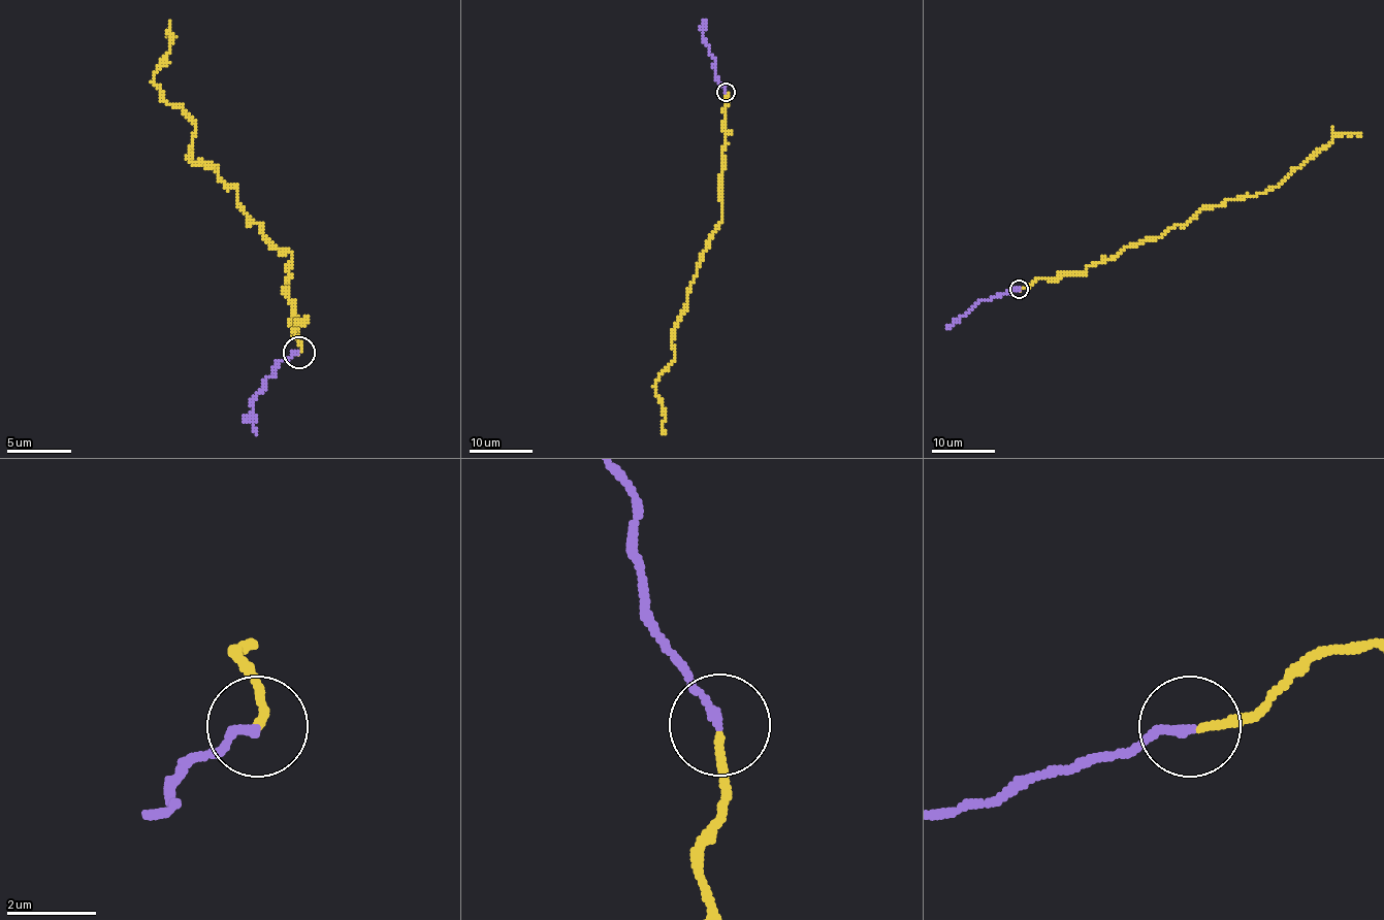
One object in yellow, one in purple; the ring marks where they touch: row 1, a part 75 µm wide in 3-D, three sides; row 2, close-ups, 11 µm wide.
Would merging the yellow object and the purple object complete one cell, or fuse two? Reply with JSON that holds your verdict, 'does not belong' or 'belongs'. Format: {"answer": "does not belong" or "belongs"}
{"answer": "does not belong"}

